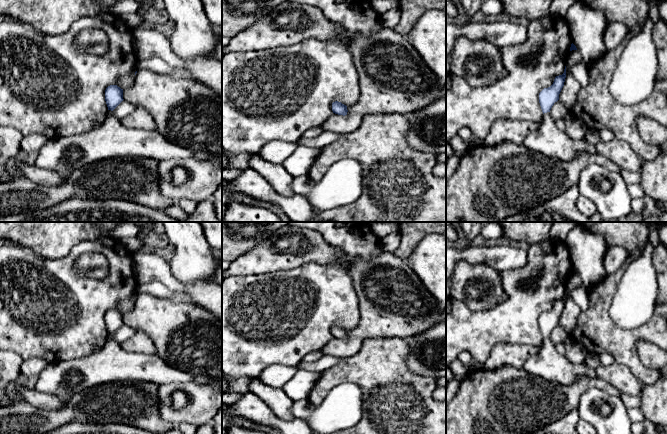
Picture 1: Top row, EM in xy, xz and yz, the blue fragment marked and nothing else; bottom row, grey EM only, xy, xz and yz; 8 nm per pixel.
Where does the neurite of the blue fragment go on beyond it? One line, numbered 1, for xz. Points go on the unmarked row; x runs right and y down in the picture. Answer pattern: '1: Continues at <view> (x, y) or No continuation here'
1: No continuation here

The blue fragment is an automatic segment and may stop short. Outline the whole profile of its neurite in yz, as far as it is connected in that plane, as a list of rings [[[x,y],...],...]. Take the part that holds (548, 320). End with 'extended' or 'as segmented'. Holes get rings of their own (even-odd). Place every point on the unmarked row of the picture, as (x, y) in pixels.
[[[566,290],[564,297],[556,300],[553,308],[539,317],[539,327],[543,336],[541,350],[530,357],[522,367],[533,376],[559,385],[570,385],[581,376],[595,377],[595,370],[588,368],[584,363],[573,364],[560,355],[550,339],[552,330],[559,324],[565,302]]]; extended

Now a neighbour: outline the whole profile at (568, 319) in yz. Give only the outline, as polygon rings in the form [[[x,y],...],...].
[[[578,274],[569,275],[565,285],[566,302],[564,310],[559,318],[559,324],[565,329],[568,337],[570,337],[577,323],[577,319],[582,312],[571,296],[572,290],[580,285],[582,285],[582,280]]]

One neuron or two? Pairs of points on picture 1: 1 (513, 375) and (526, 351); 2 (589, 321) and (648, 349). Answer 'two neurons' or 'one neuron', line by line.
1: two neurons
2: two neurons

